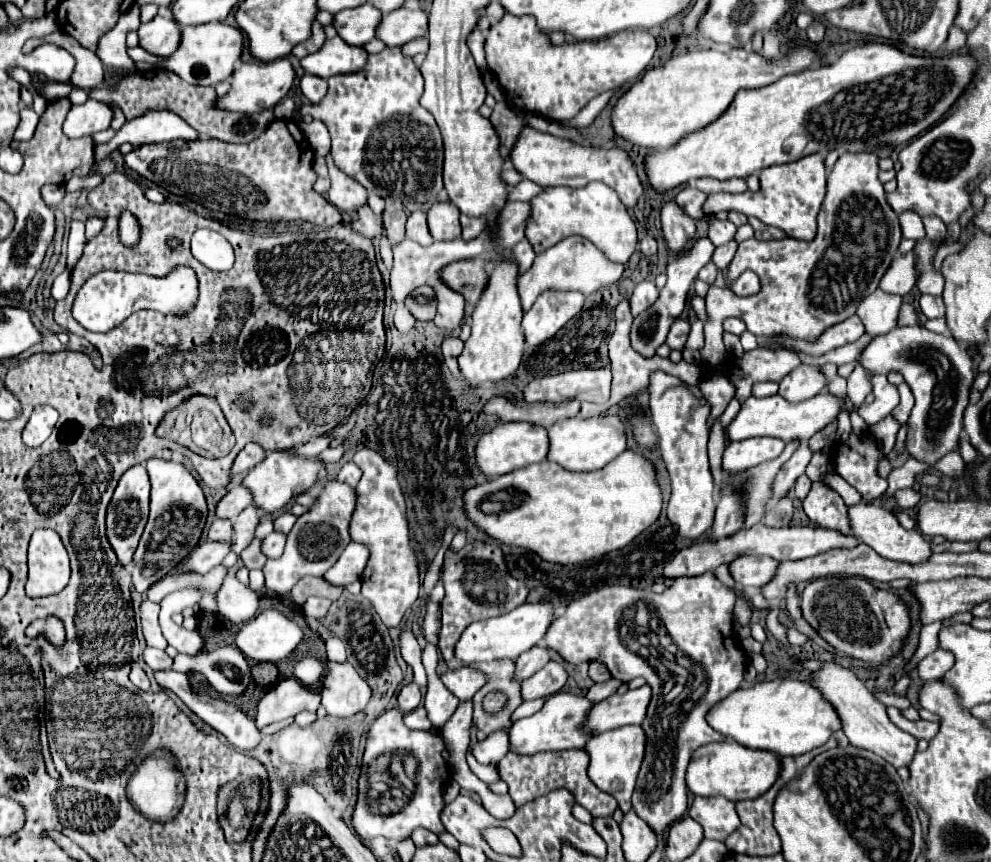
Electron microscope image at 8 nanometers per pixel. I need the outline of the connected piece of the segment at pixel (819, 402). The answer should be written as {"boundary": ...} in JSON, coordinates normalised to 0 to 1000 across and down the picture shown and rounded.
{"boundary":[[[828,456],[820,463],[812,463],[812,465],[806,465],[806,468],[796,468],[786,458],[772,461],[772,463],[756,461],[748,470],[740,491],[736,491],[732,495],[732,507],[736,512],[750,512],[750,509],[756,509],[756,507],[784,507],[784,509],[790,509],[790,512],[796,512],[796,509],[812,512],[818,505],[822,505],[824,500],[828,500],[835,491],[839,491],[845,484],[847,474],[849,474],[849,465],[843,463],[837,456]]]}

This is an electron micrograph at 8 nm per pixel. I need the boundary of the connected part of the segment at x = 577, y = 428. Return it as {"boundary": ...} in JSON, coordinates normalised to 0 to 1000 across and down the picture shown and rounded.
{"boundary":[[[623,481],[596,484],[596,486],[568,486],[552,498],[554,502],[554,528],[552,535],[566,539],[572,546],[600,546],[610,542],[617,532],[631,523],[633,495]]]}

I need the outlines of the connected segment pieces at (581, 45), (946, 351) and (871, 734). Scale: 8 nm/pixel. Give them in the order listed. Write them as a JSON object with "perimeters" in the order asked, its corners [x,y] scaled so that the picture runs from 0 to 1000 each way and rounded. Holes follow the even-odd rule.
{"perimeters":[[[[516,15],[497,27],[489,45],[491,78],[502,87],[512,117],[530,131],[542,131],[558,140],[576,138],[608,106],[641,94],[659,68],[659,61],[661,43],[649,34],[560,55],[544,38],[538,20],[520,20]]],[[[903,379],[901,384],[883,391],[869,410],[869,423],[881,433],[897,433],[897,430],[907,430],[911,433],[915,447],[919,449],[923,458],[923,472],[919,477],[919,484],[915,488],[917,500],[913,509],[913,521],[919,526],[919,530],[933,535],[941,539],[946,532],[950,532],[954,526],[966,521],[968,514],[968,502],[970,502],[970,486],[972,477],[976,472],[976,458],[978,458],[978,447],[982,444],[982,419],[978,407],[970,407],[966,403],[966,396],[962,389],[946,389],[933,379]],[[950,412],[956,414],[956,419],[950,419]]],[[[830,769],[830,776],[822,781],[822,797],[830,804],[832,811],[837,811],[837,816],[841,816],[859,864],[889,876],[903,892],[915,890],[921,883],[921,874],[925,874],[925,857],[897,836],[893,818],[875,802],[875,797],[865,788],[861,778],[843,769]]]]}

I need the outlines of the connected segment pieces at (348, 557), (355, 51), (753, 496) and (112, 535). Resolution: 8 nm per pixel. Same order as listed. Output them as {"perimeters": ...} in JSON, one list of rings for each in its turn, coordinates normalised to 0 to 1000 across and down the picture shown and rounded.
{"perimeters":[[[[352,630],[346,639],[346,644],[342,646],[342,651],[326,667],[328,674],[334,679],[344,679],[344,681],[360,674],[368,660],[370,644],[372,644],[372,639],[368,632]]],[[[336,43],[328,48],[328,55],[324,55],[324,59],[318,59],[316,64],[304,68],[304,78],[308,80],[308,85],[332,92],[342,85],[364,80],[368,71],[370,61],[366,59],[366,55],[356,55],[342,43]]],[[[794,514],[792,523],[788,530],[778,532],[776,537],[768,537],[766,542],[760,542],[758,546],[754,546],[754,563],[752,563],[752,572],[754,572],[754,600],[752,600],[752,611],[758,611],[762,607],[768,604],[770,595],[772,595],[772,584],[778,579],[778,558],[782,553],[782,549],[788,544],[788,539],[800,528],[800,523],[804,523],[808,514]]],[[[136,539],[132,544],[128,544],[114,572],[114,579],[110,581],[108,588],[108,597],[106,597],[106,618],[110,625],[110,632],[114,635],[120,653],[124,658],[128,658],[132,653],[132,646],[138,637],[138,630],[142,625],[142,618],[146,614],[148,607],[148,597],[150,597],[150,553],[144,539]]]]}

